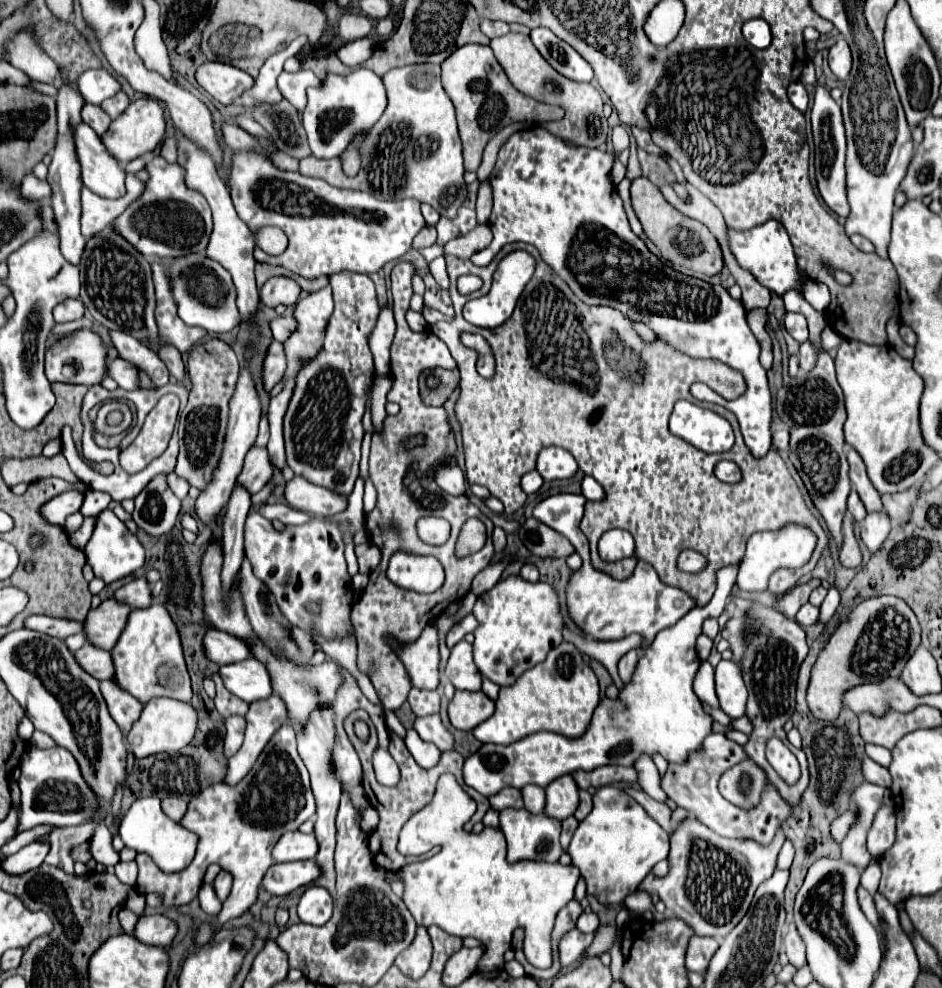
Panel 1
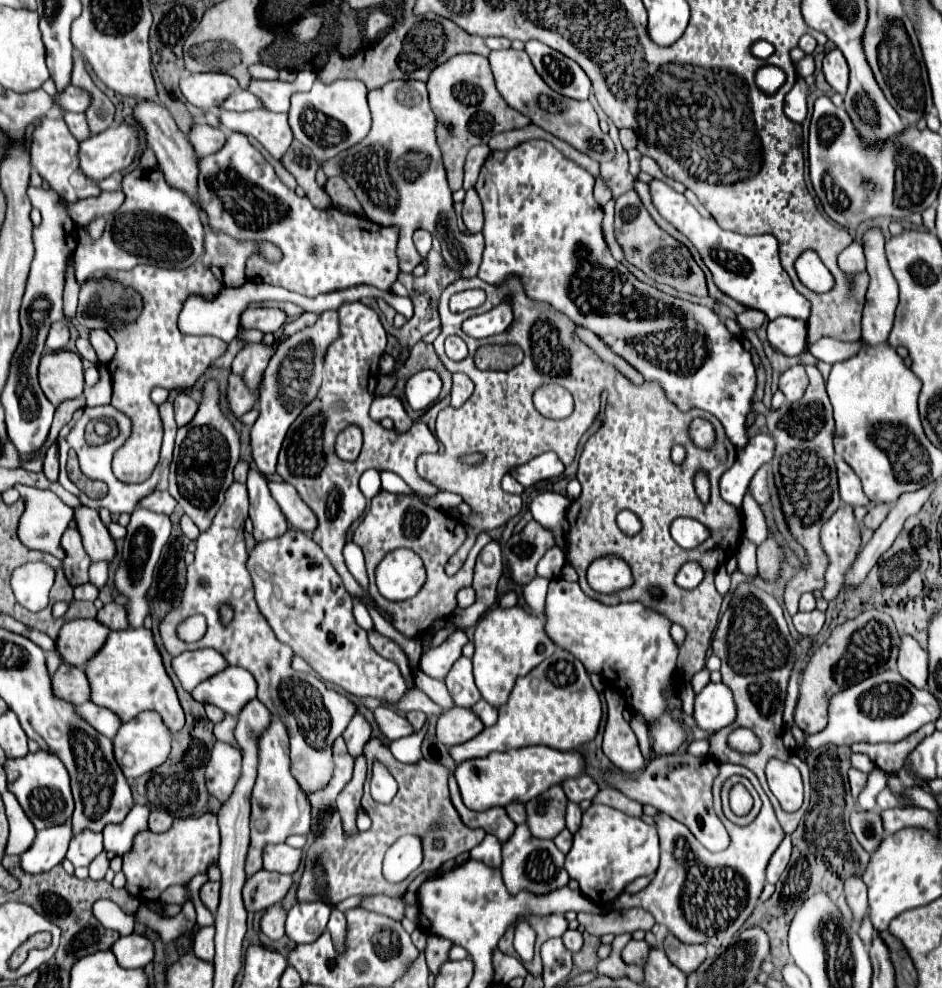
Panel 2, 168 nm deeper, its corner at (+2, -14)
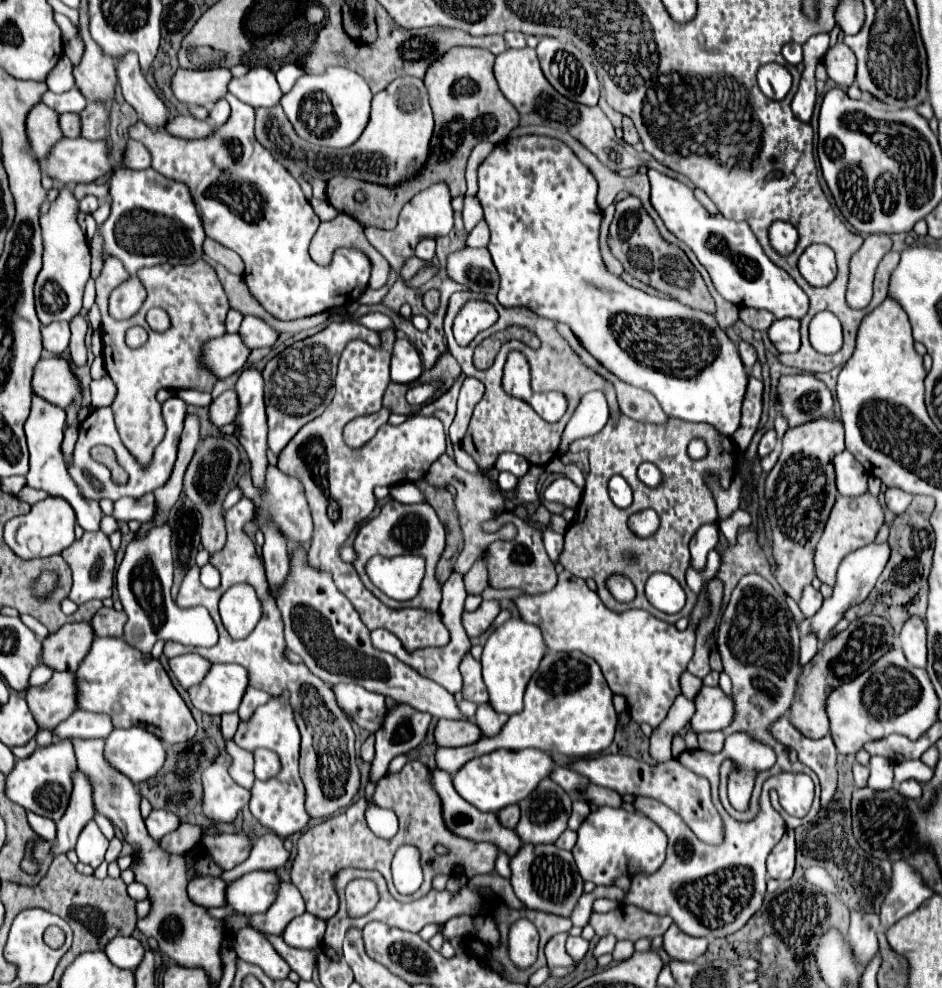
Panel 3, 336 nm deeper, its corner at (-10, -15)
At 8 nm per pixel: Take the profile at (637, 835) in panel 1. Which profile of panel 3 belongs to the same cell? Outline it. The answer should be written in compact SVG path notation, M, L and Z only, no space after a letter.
M602 806L592 812L578 830L578 842L572 850L580 876L596 886L614 886L616 878L630 874L654 874L666 860L668 836L642 814L630 814L624 808Z

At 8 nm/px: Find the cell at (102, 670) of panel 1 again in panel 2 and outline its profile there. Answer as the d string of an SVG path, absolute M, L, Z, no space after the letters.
M62 663L58 671L52 675L52 689L56 691L58 699L64 699L68 703L86 703L90 699L90 687L86 673L78 667Z

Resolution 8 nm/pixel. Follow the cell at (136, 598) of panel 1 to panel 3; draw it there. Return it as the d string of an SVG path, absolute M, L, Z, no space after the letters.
M100 608L96 616L92 618L92 628L96 636L116 636L120 638L124 634L124 624L128 616L124 612L116 612L114 608Z

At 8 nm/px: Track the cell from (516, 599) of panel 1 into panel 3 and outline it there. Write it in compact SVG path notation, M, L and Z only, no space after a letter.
M510 618L502 626L494 628L494 632L488 636L482 652L482 676L484 684L490 694L490 704L496 712L504 714L518 714L524 706L524 690L532 678L532 674L538 670L540 660L548 652L546 642L542 638L542 632L536 624L528 624L522 618Z

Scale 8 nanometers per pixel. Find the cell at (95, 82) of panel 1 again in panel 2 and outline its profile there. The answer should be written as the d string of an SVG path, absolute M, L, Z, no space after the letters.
M68 85L64 91L56 93L52 97L54 107L62 111L74 111L74 113L84 113L90 105L90 95L84 89L78 89L74 85Z

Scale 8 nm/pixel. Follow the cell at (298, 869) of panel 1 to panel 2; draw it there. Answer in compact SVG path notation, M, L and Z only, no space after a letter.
M256 871L256 875L246 877L242 899L246 911L264 911L264 907L270 907L274 903L280 903L284 895L288 893L292 885L290 875L280 875L280 873L270 873L270 871Z

